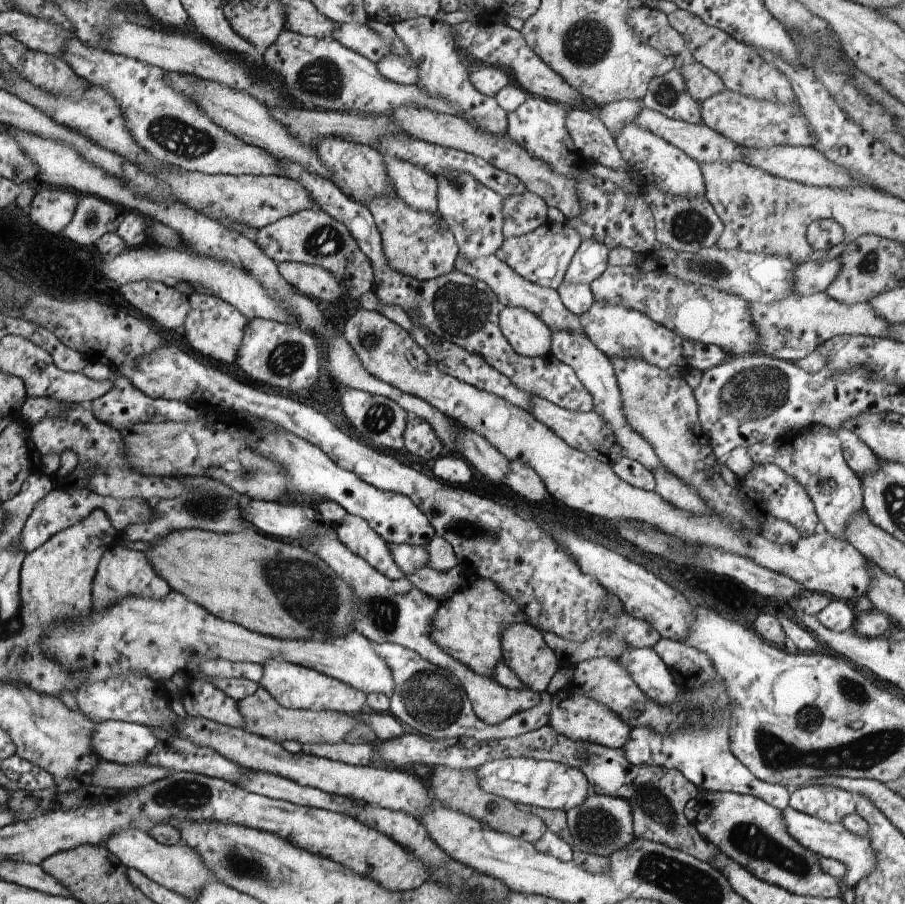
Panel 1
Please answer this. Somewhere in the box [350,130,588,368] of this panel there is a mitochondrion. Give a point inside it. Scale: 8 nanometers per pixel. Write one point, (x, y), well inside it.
(456, 305)

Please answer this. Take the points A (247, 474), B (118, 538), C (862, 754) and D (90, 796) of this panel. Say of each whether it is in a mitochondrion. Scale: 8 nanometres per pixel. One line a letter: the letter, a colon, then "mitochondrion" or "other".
A: mitochondrion
B: other
C: mitochondrion
D: other

